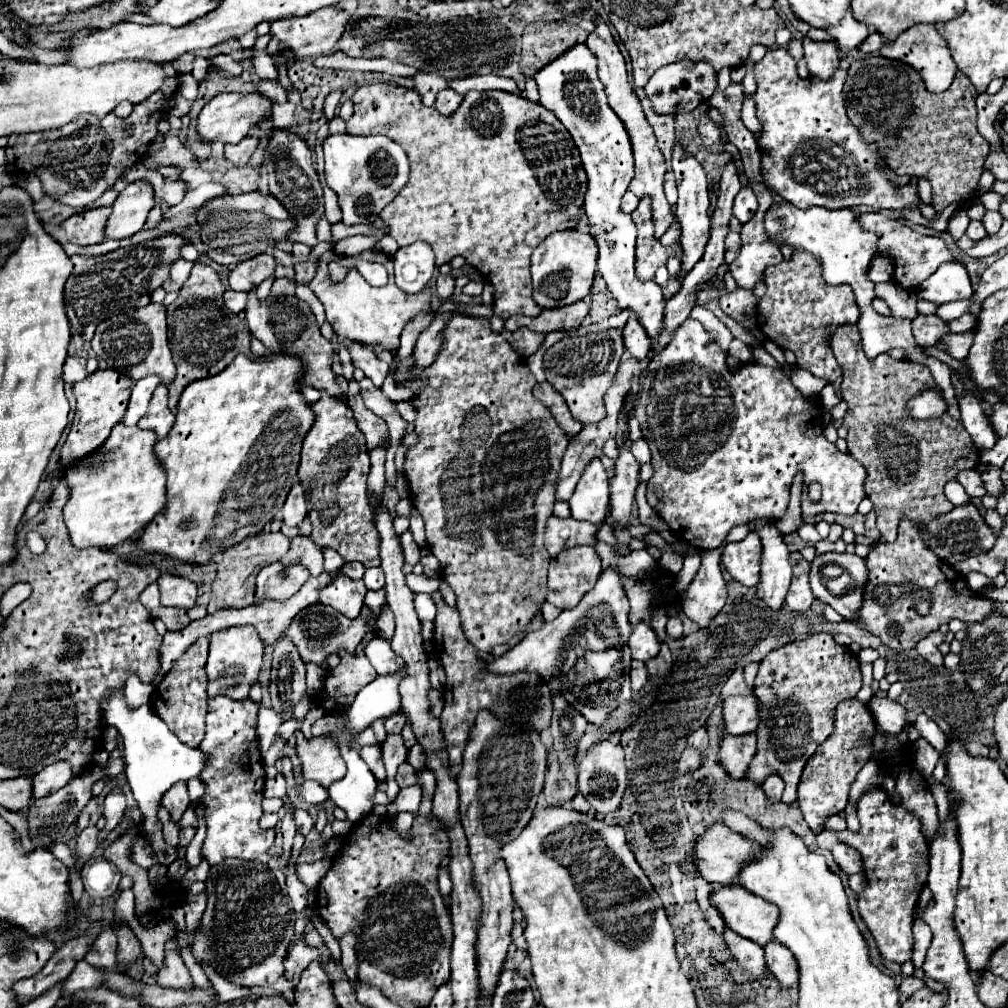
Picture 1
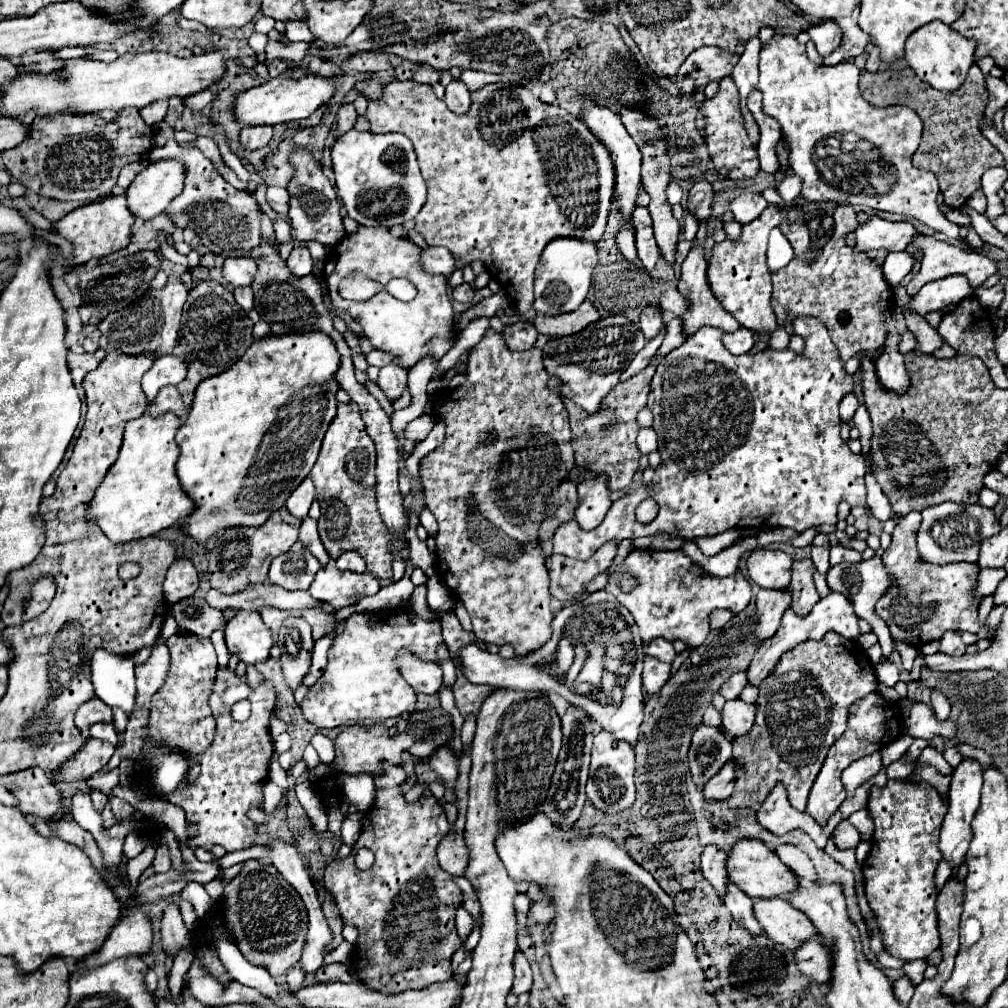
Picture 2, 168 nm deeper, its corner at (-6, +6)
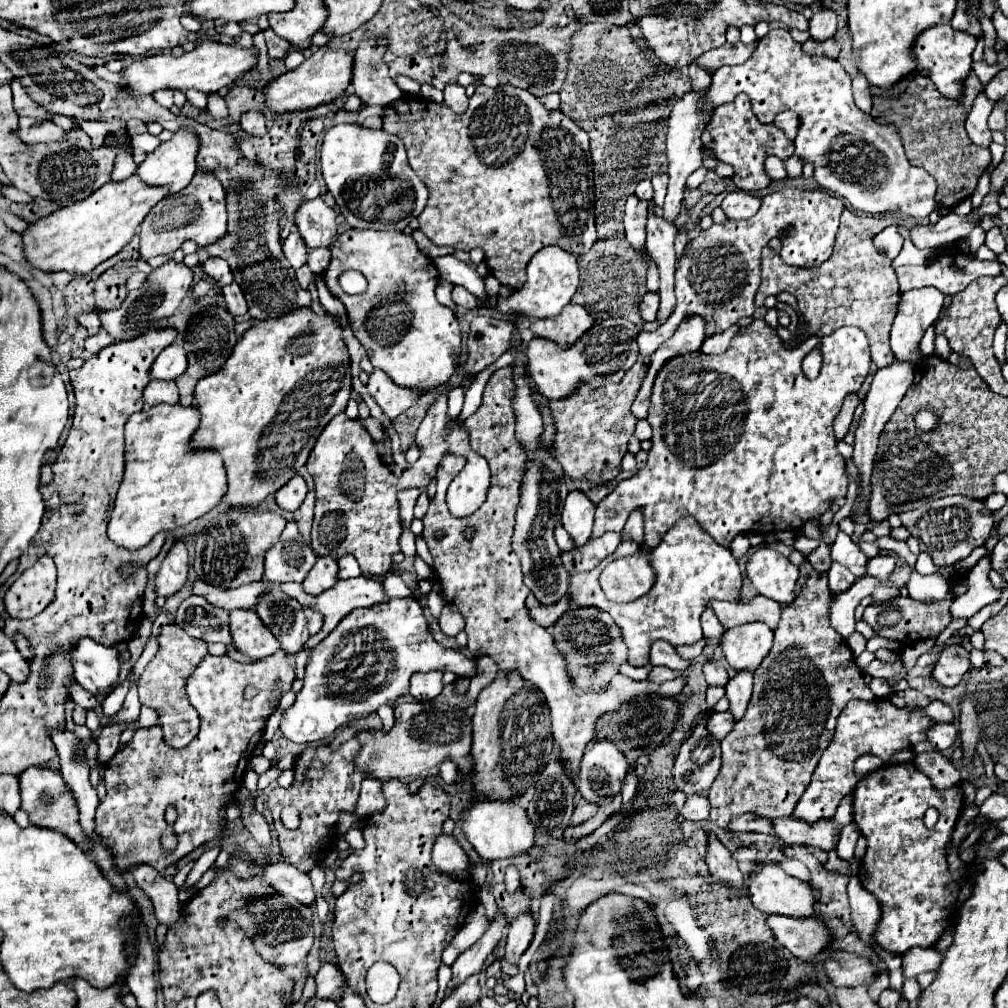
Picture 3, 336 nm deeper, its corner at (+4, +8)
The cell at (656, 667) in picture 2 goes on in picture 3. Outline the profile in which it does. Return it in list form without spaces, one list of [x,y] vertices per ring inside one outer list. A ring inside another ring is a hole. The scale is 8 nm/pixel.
[[[654,667],[654,669],[650,671],[650,675],[648,675],[648,681],[664,683],[664,681],[668,681],[668,679],[676,679],[676,677],[678,677],[676,671],[670,671],[670,669],[666,669],[666,667]]]

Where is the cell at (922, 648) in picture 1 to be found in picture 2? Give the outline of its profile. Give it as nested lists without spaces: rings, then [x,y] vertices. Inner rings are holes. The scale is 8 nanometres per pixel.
[[[958,631],[944,633],[944,637],[940,637],[938,643],[940,643],[940,653],[946,653],[946,655],[964,655],[966,645],[960,639],[960,633]]]

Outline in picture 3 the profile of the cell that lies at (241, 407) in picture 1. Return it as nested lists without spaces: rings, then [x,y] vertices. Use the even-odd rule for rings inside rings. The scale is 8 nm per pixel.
[[[306,309],[284,315],[282,319],[260,321],[250,327],[236,343],[226,365],[196,385],[196,407],[202,421],[192,437],[192,445],[210,447],[222,455],[228,473],[228,493],[222,501],[242,505],[244,509],[256,509],[272,499],[278,487],[288,483],[306,465],[326,423],[330,423],[334,415],[344,413],[350,391],[350,355],[336,315]]]

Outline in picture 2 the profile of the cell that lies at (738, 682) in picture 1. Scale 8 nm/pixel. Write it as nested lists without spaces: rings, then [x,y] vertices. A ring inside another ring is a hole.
[[[740,671],[740,673],[734,673],[734,675],[720,687],[718,693],[720,693],[724,699],[736,699],[746,685],[748,685],[748,677],[746,677],[744,671]]]

